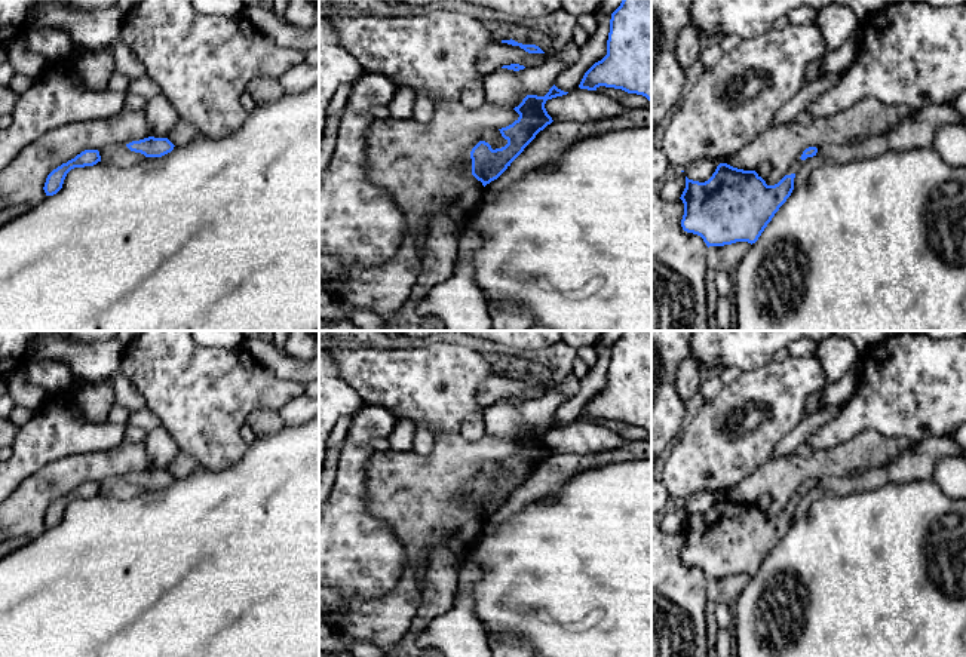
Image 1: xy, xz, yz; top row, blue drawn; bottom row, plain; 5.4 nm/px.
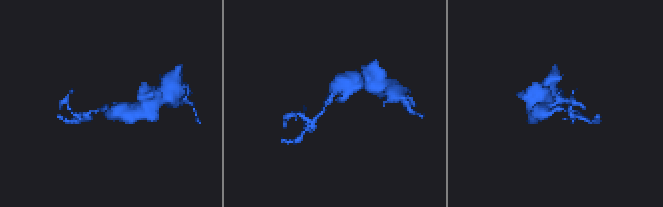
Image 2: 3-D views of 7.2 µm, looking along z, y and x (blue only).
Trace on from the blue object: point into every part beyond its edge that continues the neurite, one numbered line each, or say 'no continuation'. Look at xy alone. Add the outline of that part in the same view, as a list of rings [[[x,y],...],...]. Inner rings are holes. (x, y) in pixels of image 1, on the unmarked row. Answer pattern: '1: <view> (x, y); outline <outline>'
no continuation

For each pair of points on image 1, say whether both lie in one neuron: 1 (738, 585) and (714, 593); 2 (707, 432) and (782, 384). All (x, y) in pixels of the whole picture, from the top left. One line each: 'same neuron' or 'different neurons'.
1: same neuron
2: same neuron

